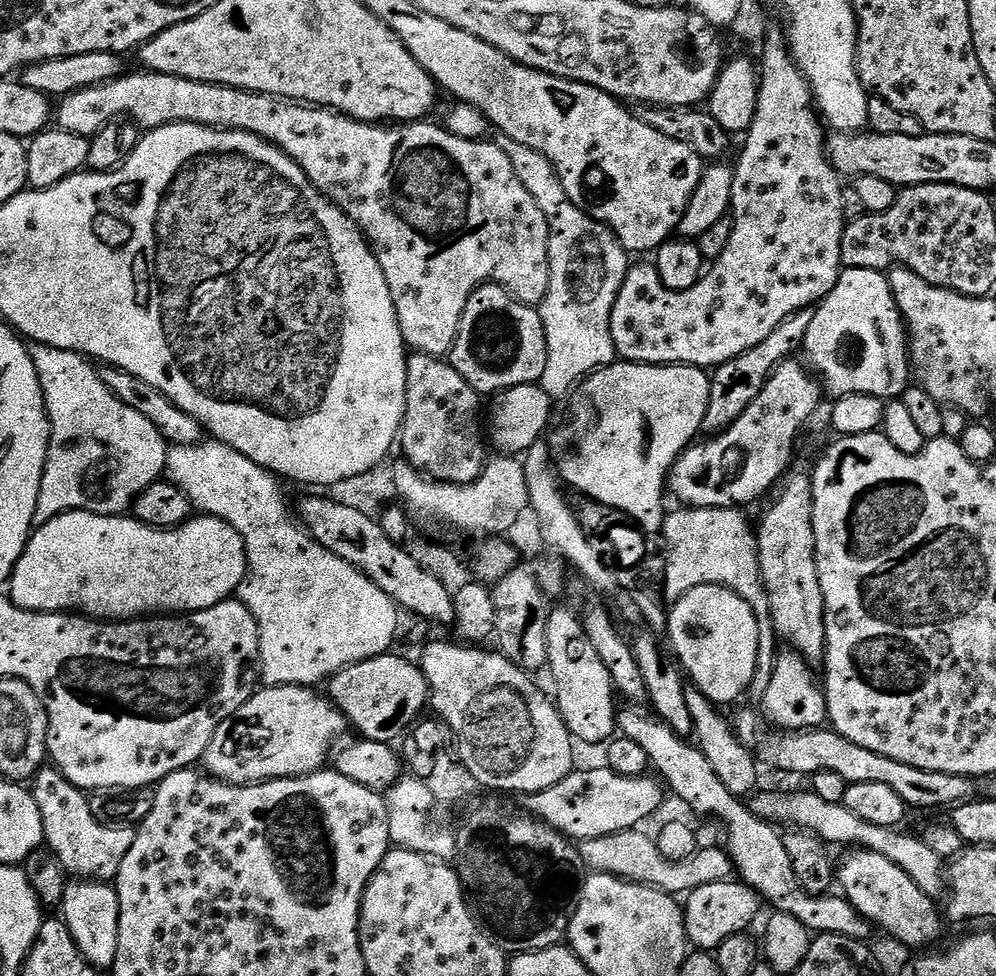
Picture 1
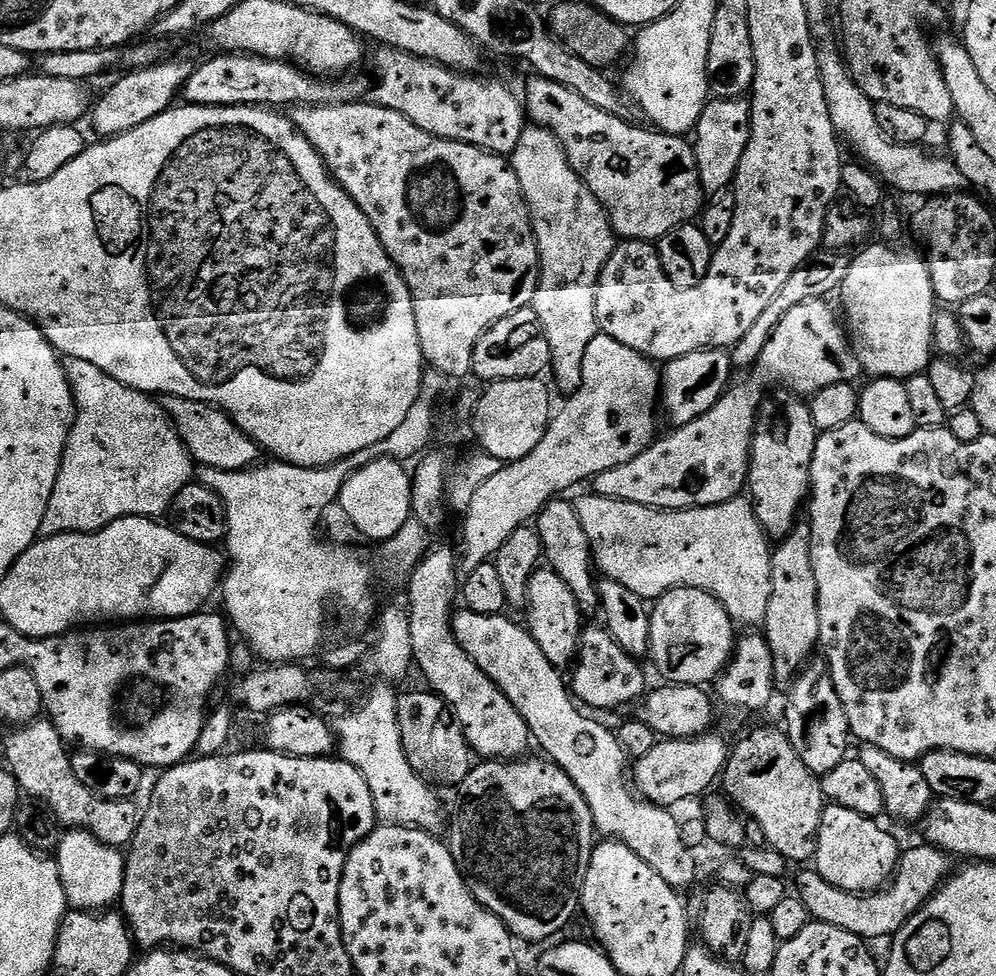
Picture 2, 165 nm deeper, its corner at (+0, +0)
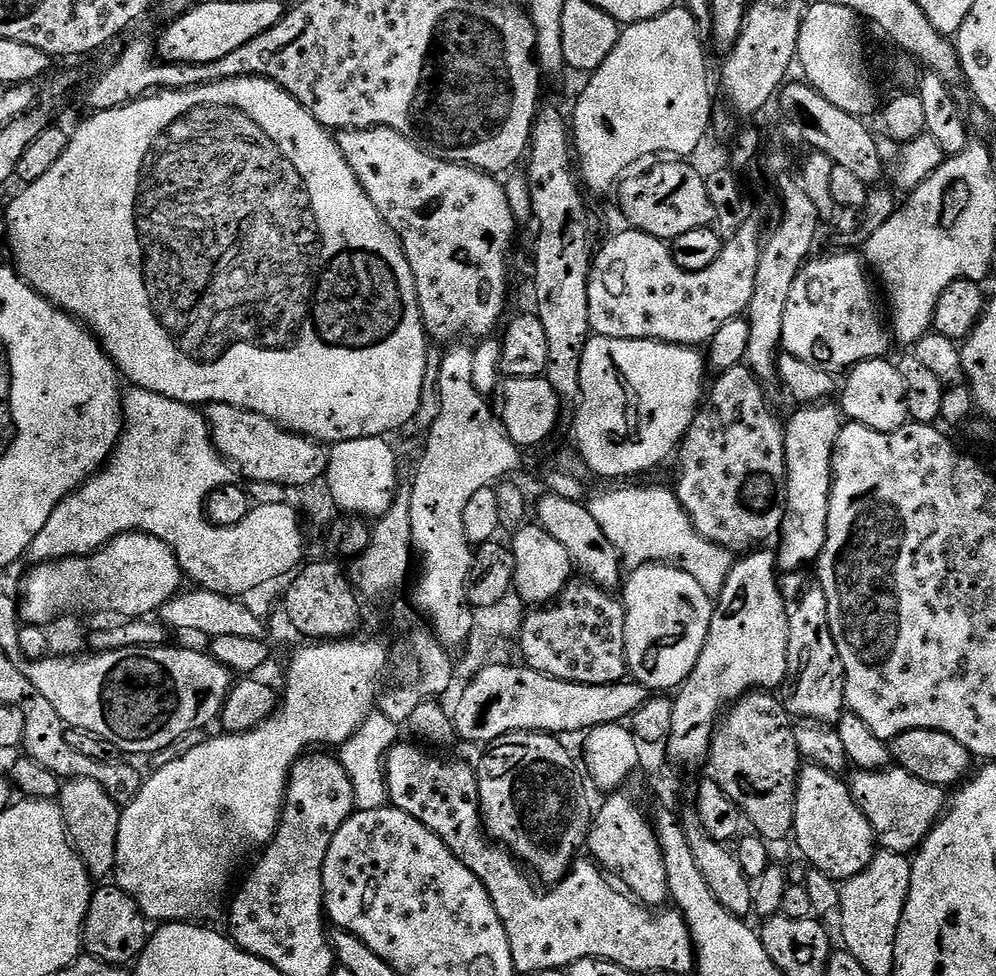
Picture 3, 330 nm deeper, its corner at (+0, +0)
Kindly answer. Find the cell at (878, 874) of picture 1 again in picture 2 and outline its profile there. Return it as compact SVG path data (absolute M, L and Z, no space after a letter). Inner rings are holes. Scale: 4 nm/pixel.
M828 804L818 826L814 871L826 878L830 886L838 886L847 892L875 892L877 888L884 887L893 879L901 851L901 845L896 845L895 838L873 817L854 814L854 810L846 810L846 806Z

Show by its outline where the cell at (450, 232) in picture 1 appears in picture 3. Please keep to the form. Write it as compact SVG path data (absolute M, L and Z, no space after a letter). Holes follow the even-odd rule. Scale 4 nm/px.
M345 128L343 131L339 133L335 137L336 145L340 147L342 150L342 154L346 158L346 162L350 166L350 170L354 170L354 174L358 178L358 182L364 189L366 190L366 194L370 198L370 202L374 202L374 206L378 210L378 214L382 214L382 218L384 221L396 232L397 238L400 240L401 246L404 247L404 253L406 254L406 258L410 262L410 270L414 274L414 282L416 283L416 293L418 294L418 306L420 307L420 317L422 318L422 322L424 323L424 331L427 333L429 337L433 341L436 342L445 342L444 340L448 340L447 342L456 342L461 338L468 338L464 336L476 336L475 338L488 338L493 335L492 332L496 327L500 324L500 319L504 316L504 307L508 304L508 255L512 252L512 243L516 240L516 227L518 227L518 221L516 216L512 212L510 208L510 202L508 201L508 189L505 187L503 183L499 184L497 177L495 175L479 172L476 168L467 168L464 164L452 164L449 160L443 160L442 158L438 158L437 156L433 156L431 152L424 151L423 148L420 147L419 144L413 144L411 140L406 139L402 134L398 134L394 130L390 130L389 128Z

